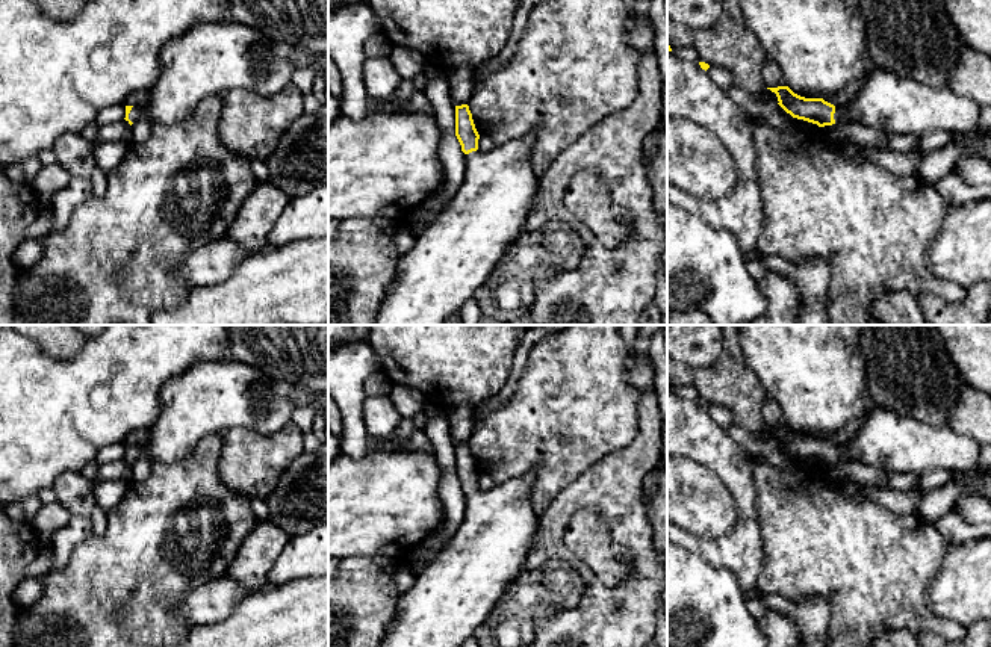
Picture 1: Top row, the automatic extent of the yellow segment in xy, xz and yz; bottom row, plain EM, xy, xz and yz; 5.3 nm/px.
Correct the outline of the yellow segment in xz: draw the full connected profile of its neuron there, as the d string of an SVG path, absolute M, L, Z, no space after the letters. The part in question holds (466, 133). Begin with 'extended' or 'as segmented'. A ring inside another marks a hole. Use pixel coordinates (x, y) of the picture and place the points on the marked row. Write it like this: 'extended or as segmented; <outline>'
extended; M461 104L455 106L455 136L466 154L464 180L399 258L374 325L443 325L487 281L507 246L522 233L534 206L540 180L533 171L534 132L480 153L472 113Z

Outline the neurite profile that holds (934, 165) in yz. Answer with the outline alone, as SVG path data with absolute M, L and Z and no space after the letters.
M946 147L926 153L917 168L915 177L921 183L934 184L953 172L953 166L967 157L961 148Z

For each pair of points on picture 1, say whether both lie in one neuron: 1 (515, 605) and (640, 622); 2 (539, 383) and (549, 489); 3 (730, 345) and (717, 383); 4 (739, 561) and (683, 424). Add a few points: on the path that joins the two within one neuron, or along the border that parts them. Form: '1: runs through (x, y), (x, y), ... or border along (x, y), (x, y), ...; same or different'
1: border along (584, 588), (572, 606), (549, 612), (534, 631); different
2: runs through (549, 408), (549, 463); same
3: runs through (730, 354), (730, 371), (726, 374); same
4: runs through (745, 526), (745, 492), (740, 481), (717, 458); same

